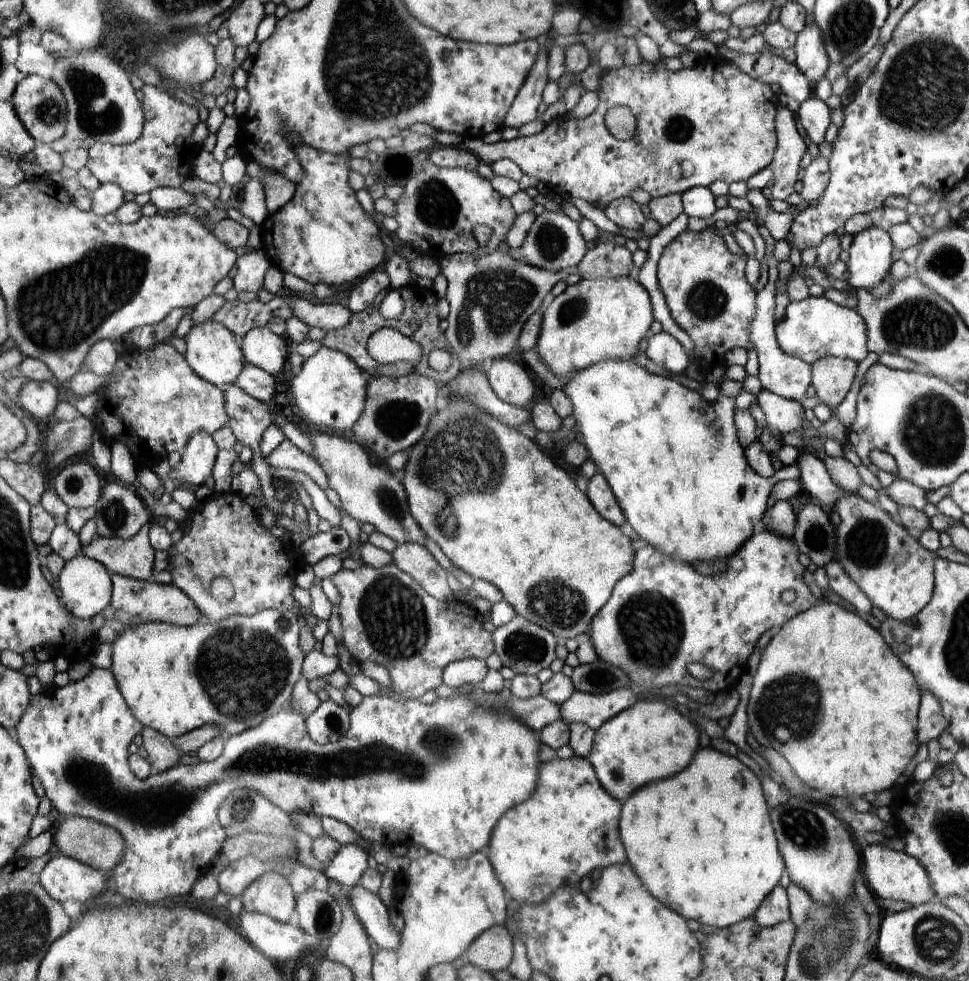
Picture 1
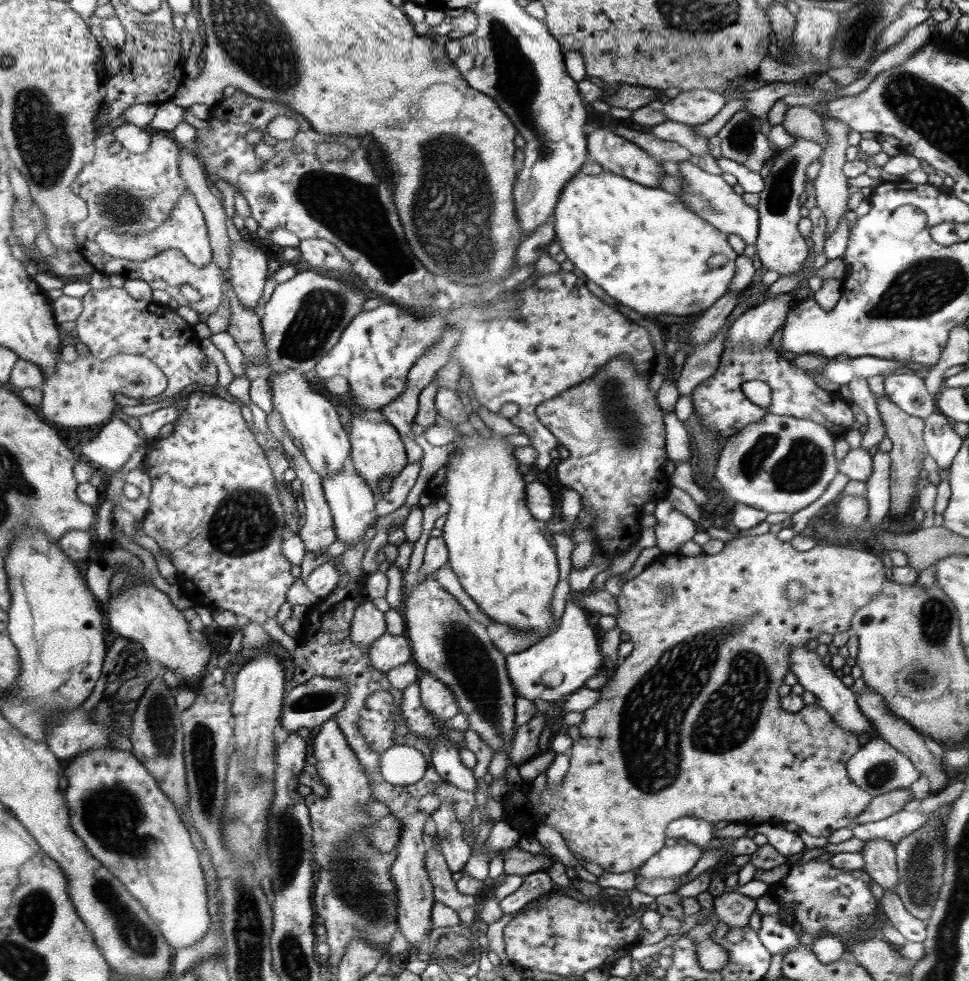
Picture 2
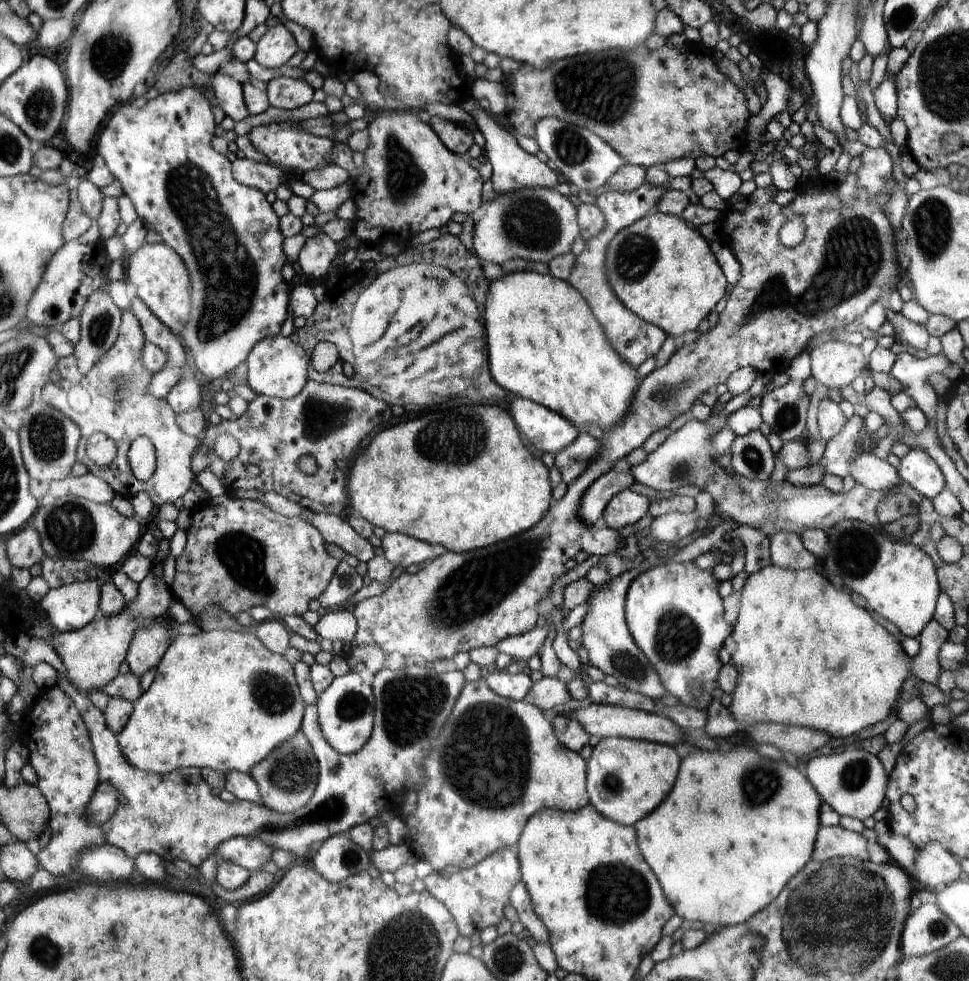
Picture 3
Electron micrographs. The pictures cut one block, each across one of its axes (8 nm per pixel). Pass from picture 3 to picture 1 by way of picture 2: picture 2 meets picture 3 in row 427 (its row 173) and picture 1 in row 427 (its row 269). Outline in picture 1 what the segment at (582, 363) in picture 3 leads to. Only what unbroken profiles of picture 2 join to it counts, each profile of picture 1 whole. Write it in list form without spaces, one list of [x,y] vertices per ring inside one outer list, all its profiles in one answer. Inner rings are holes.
[[[604,360],[600,364],[592,364],[584,370],[578,370],[572,378],[565,380],[563,390],[564,394],[568,396],[570,404],[572,404],[572,416],[576,418],[575,432],[578,439],[586,446],[588,458],[596,464],[597,470],[600,470],[599,472],[608,481],[618,501],[618,506],[626,516],[627,531],[637,538],[646,540],[660,554],[666,554],[670,558],[676,556],[676,562],[684,560],[684,564],[692,562],[691,565],[693,565],[694,560],[696,560],[701,565],[701,562],[714,562],[723,558],[728,560],[732,554],[736,554],[736,550],[740,550],[740,546],[744,546],[744,542],[752,534],[759,531],[758,525],[766,512],[768,506],[766,502],[768,502],[774,485],[784,479],[799,480],[800,478],[800,469],[796,463],[779,469],[770,478],[764,478],[754,472],[744,456],[743,446],[738,442],[734,424],[734,398],[720,394],[717,400],[707,401],[696,391],[680,384],[676,378],[650,374],[646,368],[638,366],[634,360]]]

